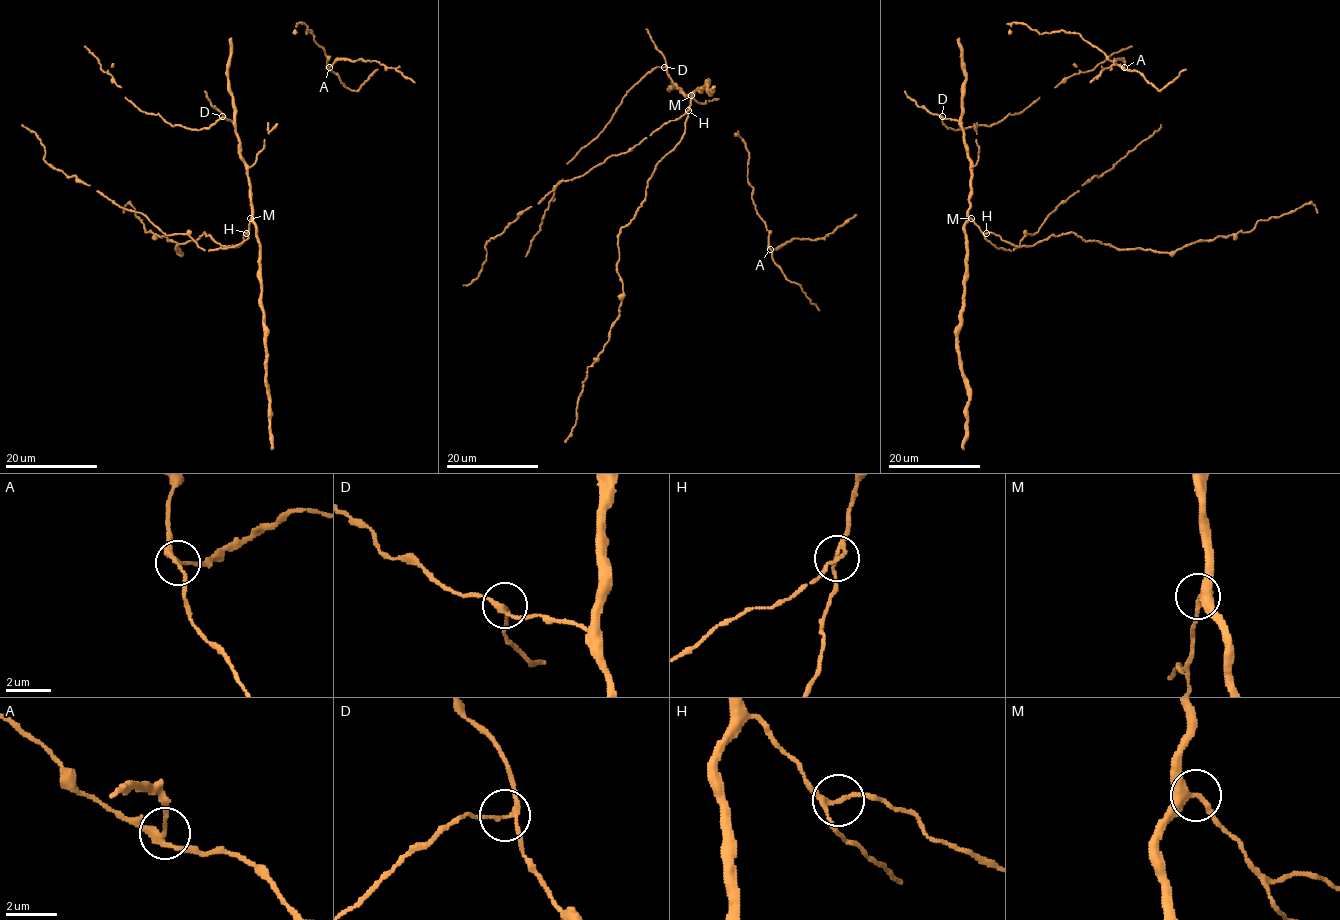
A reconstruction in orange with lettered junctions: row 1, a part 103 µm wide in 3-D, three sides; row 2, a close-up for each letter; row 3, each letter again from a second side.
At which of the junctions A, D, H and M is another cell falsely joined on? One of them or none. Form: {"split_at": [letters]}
{"split_at": ["A"]}

